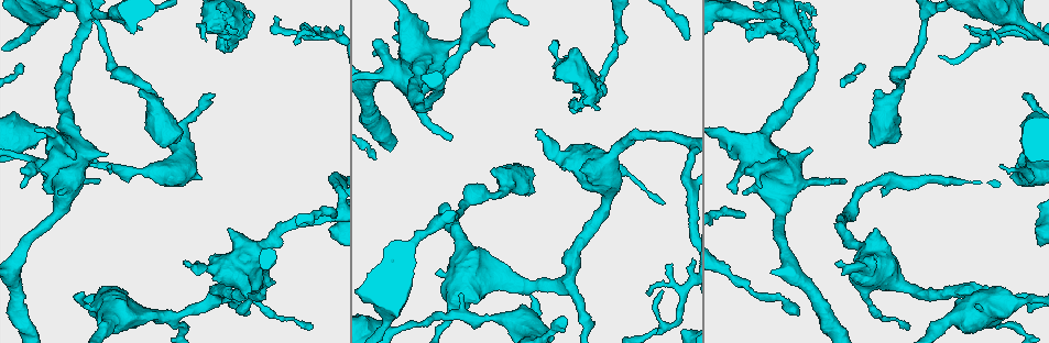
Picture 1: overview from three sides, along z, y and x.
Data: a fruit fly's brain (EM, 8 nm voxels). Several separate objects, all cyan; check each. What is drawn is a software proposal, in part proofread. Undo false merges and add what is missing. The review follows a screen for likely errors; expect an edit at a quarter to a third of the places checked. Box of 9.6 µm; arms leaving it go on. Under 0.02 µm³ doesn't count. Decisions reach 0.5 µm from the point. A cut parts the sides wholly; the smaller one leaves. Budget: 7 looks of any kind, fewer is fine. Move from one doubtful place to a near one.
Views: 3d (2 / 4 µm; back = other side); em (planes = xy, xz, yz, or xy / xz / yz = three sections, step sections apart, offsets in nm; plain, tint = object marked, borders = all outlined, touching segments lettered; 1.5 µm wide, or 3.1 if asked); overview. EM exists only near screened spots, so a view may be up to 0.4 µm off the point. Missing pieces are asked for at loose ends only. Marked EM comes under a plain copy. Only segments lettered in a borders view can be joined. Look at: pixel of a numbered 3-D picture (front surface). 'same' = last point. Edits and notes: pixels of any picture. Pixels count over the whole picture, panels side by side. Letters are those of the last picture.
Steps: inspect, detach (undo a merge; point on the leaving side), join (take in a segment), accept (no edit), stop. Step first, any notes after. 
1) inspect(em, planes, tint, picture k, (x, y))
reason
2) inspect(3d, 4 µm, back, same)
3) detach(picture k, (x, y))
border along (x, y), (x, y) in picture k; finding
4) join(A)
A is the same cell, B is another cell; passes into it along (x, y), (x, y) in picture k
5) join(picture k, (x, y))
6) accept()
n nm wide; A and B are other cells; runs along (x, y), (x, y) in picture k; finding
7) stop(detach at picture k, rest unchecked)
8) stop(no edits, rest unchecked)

inspect(em, planes, tint, picture 1, (571, 110))
stops while still wide

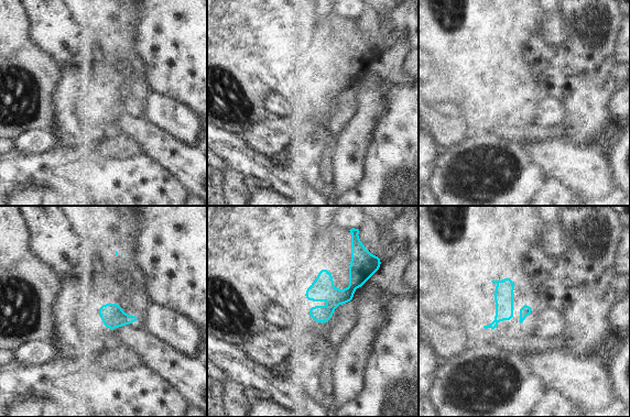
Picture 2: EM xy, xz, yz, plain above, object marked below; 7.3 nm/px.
inspect(em, planes, borders, same)
what lies round it

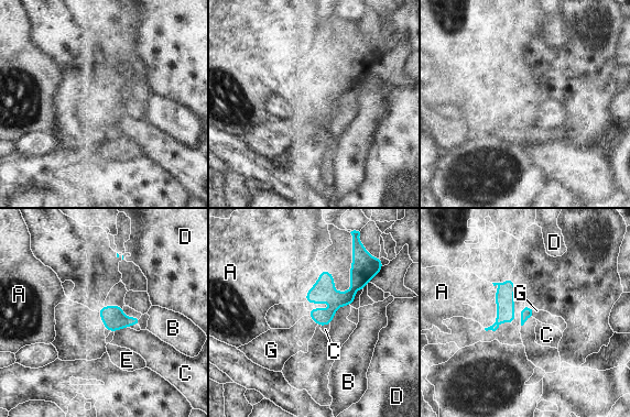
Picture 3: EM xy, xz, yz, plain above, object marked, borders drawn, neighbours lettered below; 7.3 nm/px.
accept()
A, B, C, D, E and G are other cells; runs along (368, 276), (328, 314), (311, 313) in picture 3; none of them fits

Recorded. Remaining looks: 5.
inspect(em, planes, borders, picture 1, (59, 194))
stops while still wide

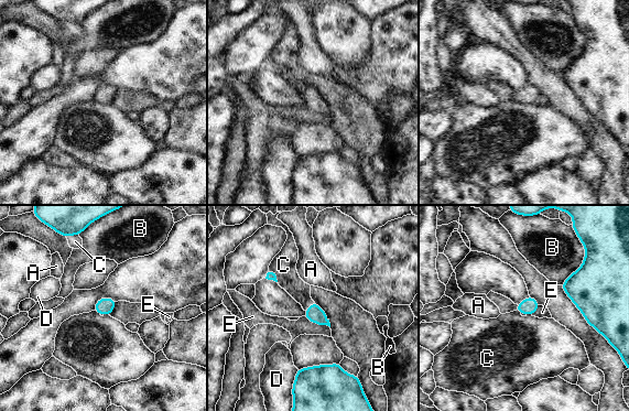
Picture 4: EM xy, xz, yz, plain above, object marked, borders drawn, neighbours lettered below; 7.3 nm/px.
accept()
A, B, C, D and E are other cells; border along (303, 316), (329, 327) in picture 4; no lettered segment goes on from it

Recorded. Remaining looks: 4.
inspect(em, yz, step 8, borders, picture 1, (875, 147))
stops while still wide

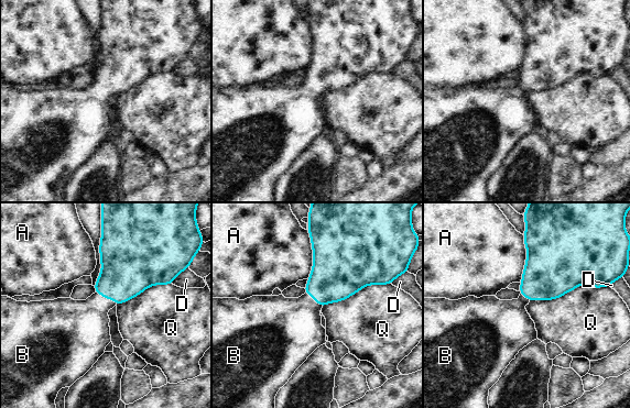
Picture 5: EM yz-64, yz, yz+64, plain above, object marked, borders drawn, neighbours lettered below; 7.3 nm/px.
inspect(em, planes, borders, same)
cut it another way

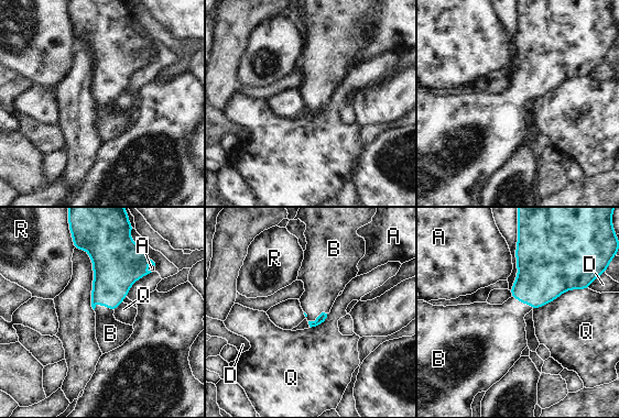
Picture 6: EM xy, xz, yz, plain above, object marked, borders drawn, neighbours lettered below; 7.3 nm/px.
join(B)
Q touches over 440 nm; B is the same cell, A, D, Q and R are other cells; passes into it along (543, 276), (523, 304), (500, 329) in picture 6; it goes on there

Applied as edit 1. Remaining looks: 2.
stop(join at picture 6, rest unchecked)

